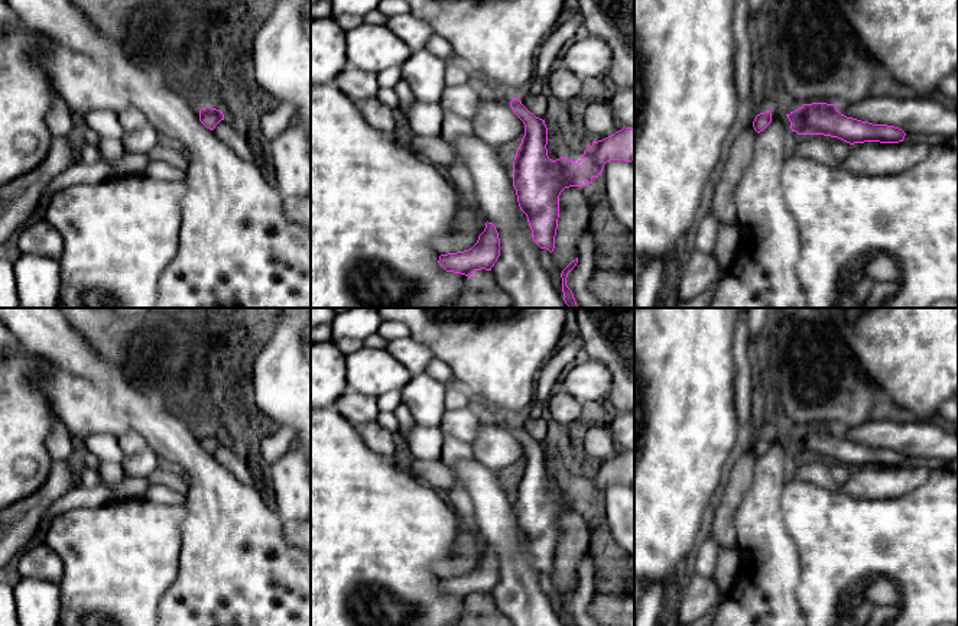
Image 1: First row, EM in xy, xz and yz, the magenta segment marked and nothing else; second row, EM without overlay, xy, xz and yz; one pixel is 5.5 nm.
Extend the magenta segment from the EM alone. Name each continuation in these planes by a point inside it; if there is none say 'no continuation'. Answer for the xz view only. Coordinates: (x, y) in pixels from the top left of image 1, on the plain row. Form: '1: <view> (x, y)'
1: xz (500, 417)

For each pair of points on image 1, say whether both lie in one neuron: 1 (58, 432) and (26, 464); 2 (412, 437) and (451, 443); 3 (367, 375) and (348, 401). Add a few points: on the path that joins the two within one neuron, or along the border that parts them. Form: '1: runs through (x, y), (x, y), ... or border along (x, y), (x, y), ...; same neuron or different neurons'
1: border along (58, 419), (46, 438), (46, 453), (51, 461); different neurons
2: border along (444, 434), (442, 457), (439, 460); different neurons
3: border along (348, 389), (374, 398); different neurons

